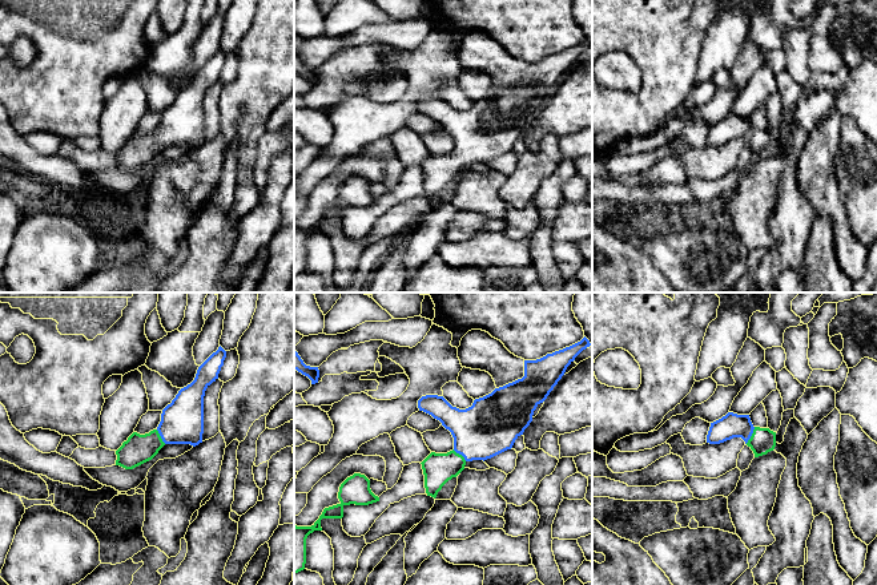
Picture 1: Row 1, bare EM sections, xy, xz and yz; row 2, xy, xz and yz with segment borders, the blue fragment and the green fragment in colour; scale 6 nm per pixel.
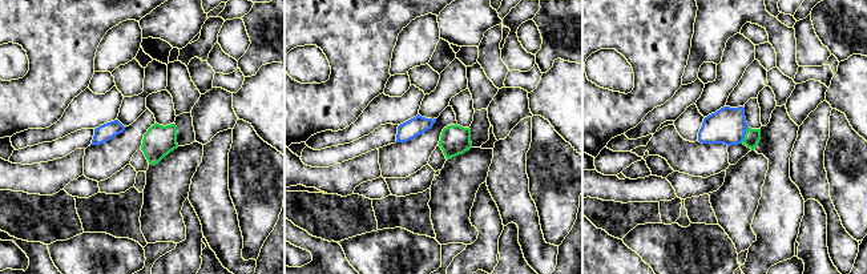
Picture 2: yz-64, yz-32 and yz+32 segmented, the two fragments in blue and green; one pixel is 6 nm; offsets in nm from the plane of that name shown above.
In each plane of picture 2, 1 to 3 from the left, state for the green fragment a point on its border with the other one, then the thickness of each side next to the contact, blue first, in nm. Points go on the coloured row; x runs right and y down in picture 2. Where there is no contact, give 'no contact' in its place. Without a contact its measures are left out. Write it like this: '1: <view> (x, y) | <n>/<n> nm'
1: no contact
2: no contact
3: yz+32 (743, 135) | 220/100 nm

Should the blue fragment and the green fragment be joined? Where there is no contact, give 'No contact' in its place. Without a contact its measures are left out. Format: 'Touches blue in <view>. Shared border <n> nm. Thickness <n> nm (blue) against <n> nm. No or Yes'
Touches blue in yz. Shared border 120 nm. Thickness 150 nm (blue) against 160 nm. Yes

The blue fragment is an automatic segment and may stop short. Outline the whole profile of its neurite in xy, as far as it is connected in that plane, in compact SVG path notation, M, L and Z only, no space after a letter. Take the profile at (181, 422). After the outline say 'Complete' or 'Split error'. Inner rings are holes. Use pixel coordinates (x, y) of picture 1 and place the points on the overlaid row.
M220 346L197 370L194 380L181 388L161 413L158 427L149 433L133 432L116 451L116 465L133 469L152 460L165 444L202 443L204 396L206 388L218 379L226 351Z. Split error

